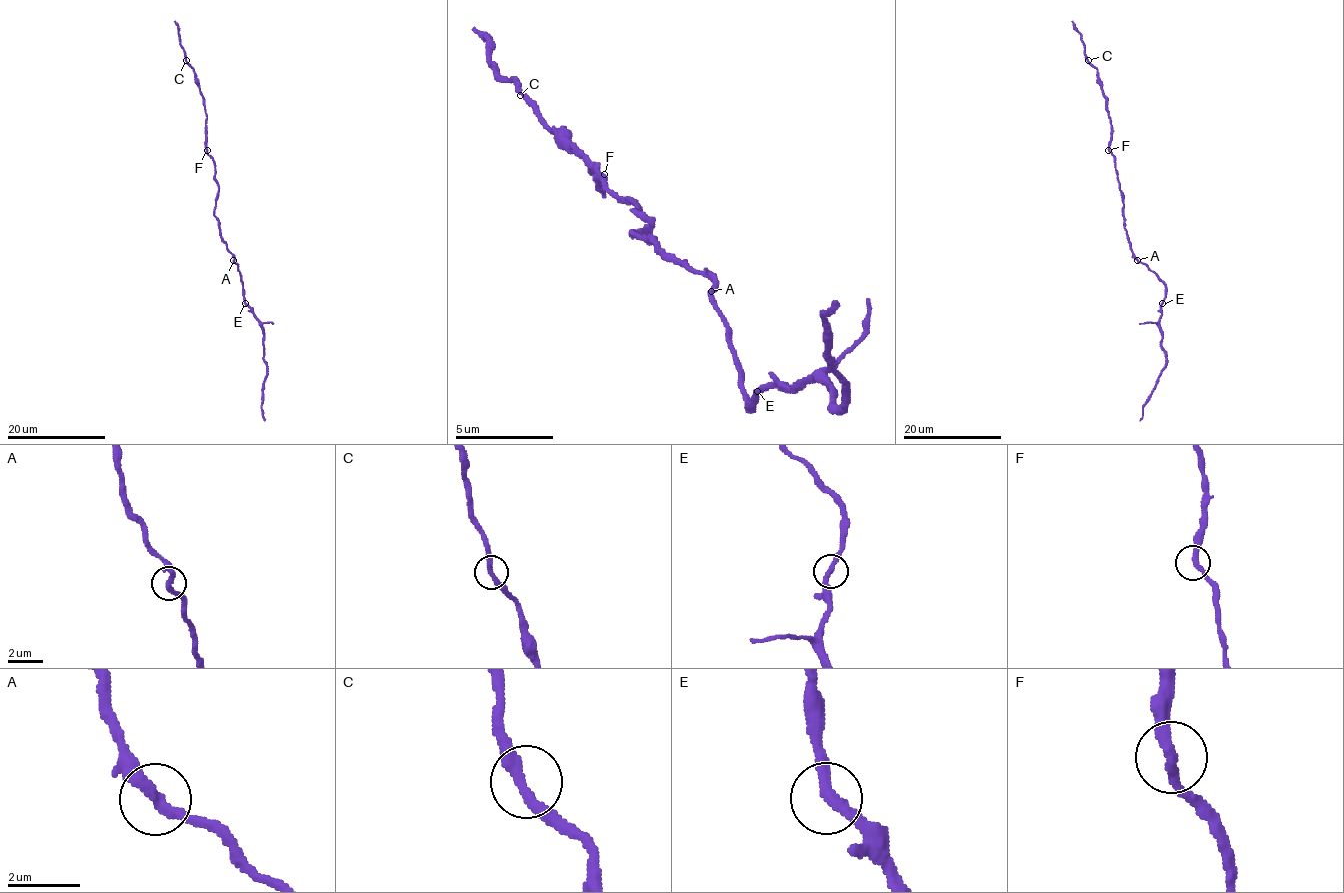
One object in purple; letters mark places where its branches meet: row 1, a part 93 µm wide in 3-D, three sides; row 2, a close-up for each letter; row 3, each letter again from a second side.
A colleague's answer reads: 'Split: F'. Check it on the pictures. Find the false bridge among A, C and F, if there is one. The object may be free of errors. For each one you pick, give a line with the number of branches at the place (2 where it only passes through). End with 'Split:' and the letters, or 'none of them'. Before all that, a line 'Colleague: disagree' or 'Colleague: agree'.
Colleague: disagree
Split: none of them

